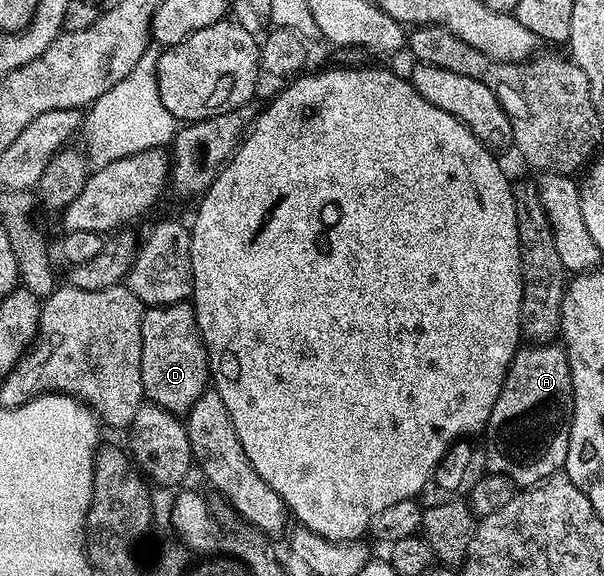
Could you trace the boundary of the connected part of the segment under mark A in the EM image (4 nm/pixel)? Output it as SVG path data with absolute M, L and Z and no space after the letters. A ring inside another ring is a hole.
M562 343L520 347L507 371L501 394L482 433L488 473L504 476L516 486L537 484L566 465L571 419L575 413L567 351Z

